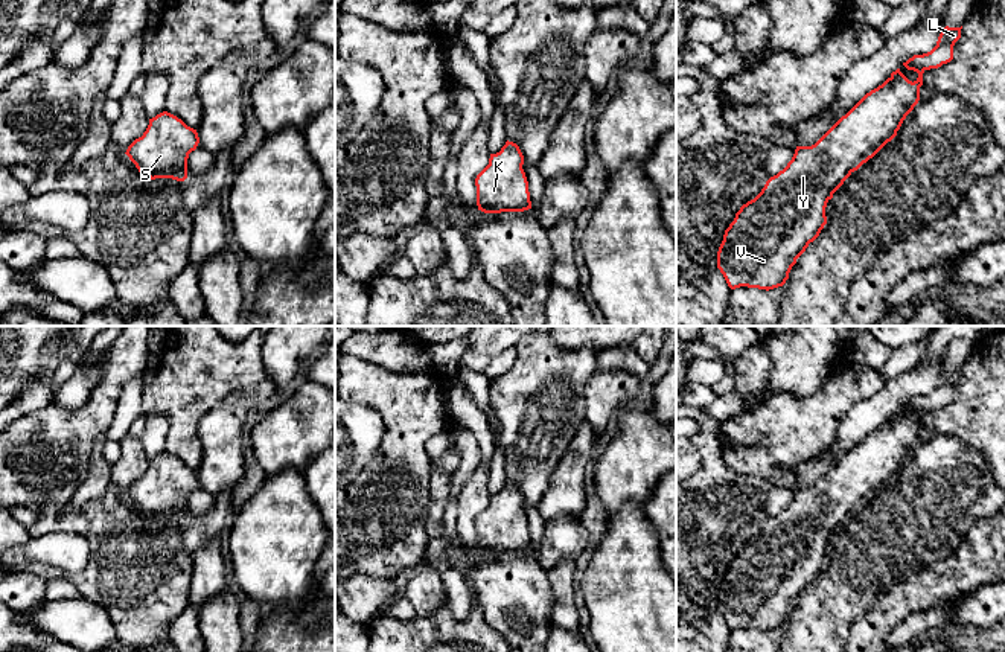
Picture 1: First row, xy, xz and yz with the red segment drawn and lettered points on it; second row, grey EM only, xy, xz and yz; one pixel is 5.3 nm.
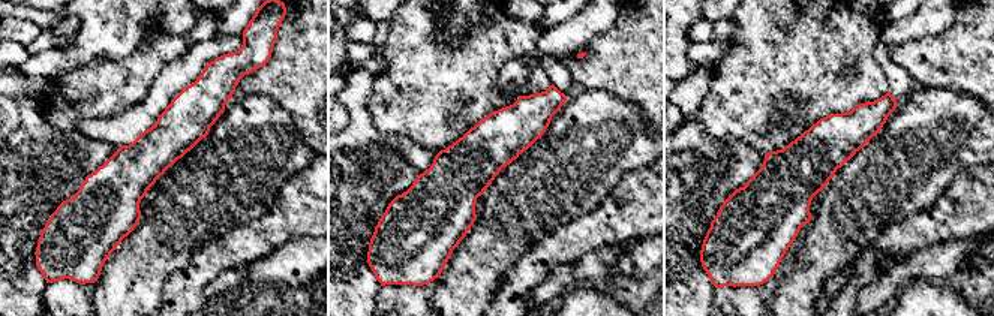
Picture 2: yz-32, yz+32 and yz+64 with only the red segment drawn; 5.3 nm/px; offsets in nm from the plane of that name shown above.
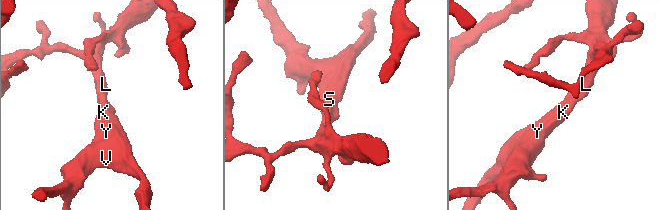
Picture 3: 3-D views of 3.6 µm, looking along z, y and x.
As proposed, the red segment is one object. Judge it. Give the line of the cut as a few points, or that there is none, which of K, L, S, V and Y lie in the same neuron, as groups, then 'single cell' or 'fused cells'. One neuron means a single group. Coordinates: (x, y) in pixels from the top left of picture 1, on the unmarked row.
no cut; K L S V Y; single cell

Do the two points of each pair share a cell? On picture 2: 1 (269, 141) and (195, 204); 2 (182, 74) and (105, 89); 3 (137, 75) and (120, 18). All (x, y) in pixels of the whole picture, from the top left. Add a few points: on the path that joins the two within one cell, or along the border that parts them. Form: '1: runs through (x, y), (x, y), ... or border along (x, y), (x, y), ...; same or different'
1: runs through (251, 155), (228, 177), (213, 186); same
2: border along (180, 57), (161, 71), (152, 92), (132, 108); different
3: border along (141, 39), (123, 57), (96, 59); different

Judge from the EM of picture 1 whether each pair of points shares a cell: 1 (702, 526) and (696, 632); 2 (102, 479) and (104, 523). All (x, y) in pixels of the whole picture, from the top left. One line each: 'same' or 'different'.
1: same
2: different

